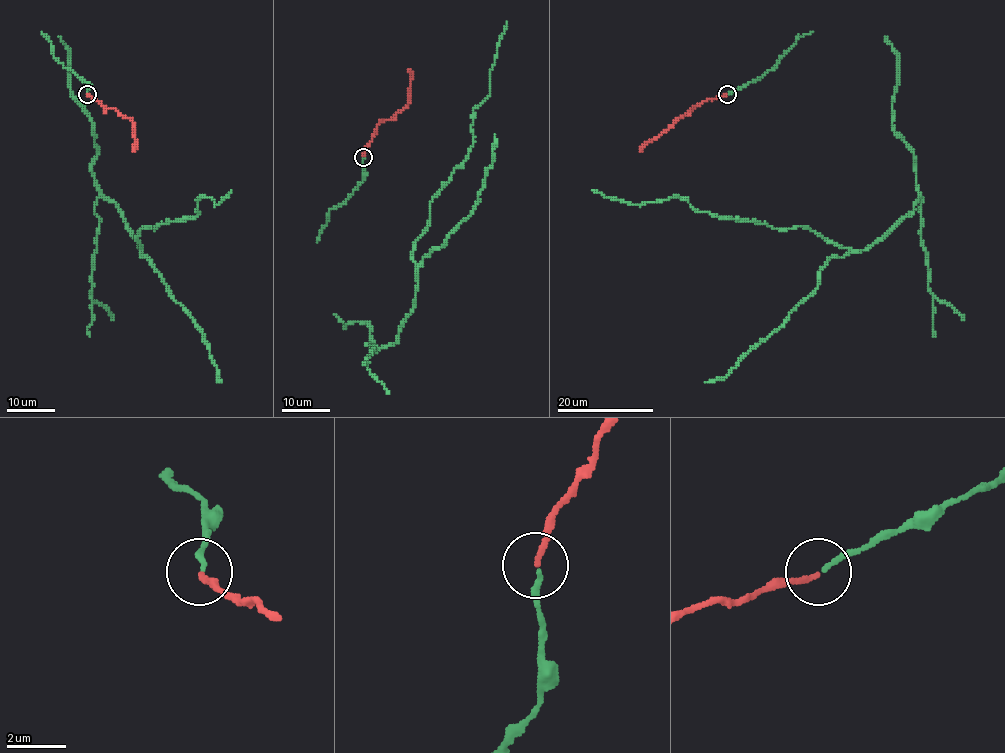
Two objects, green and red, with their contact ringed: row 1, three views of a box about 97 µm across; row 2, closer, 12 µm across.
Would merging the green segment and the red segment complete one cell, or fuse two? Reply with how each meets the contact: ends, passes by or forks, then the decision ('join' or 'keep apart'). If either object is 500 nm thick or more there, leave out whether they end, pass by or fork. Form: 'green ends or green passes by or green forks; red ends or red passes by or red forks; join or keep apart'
green ends; red ends; join

